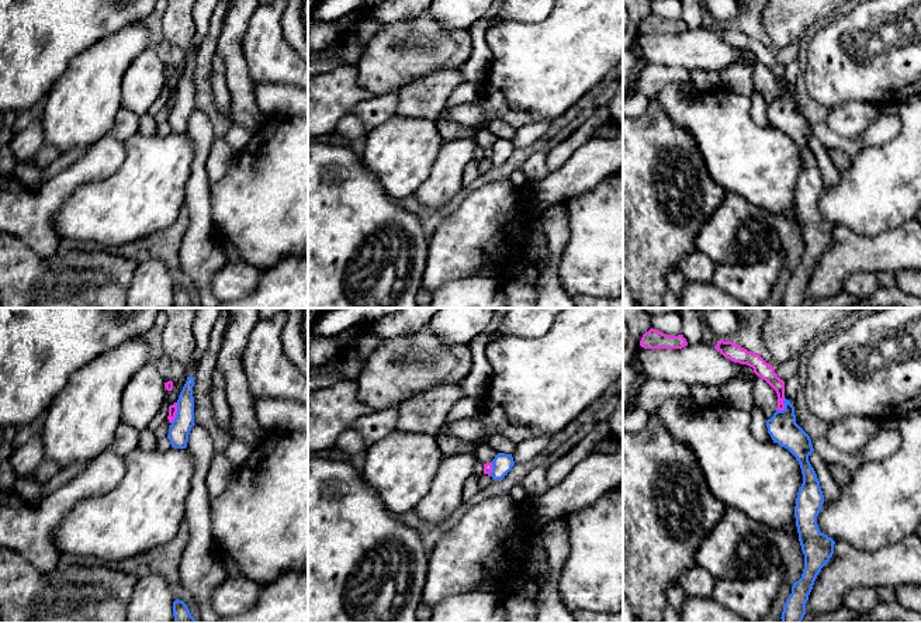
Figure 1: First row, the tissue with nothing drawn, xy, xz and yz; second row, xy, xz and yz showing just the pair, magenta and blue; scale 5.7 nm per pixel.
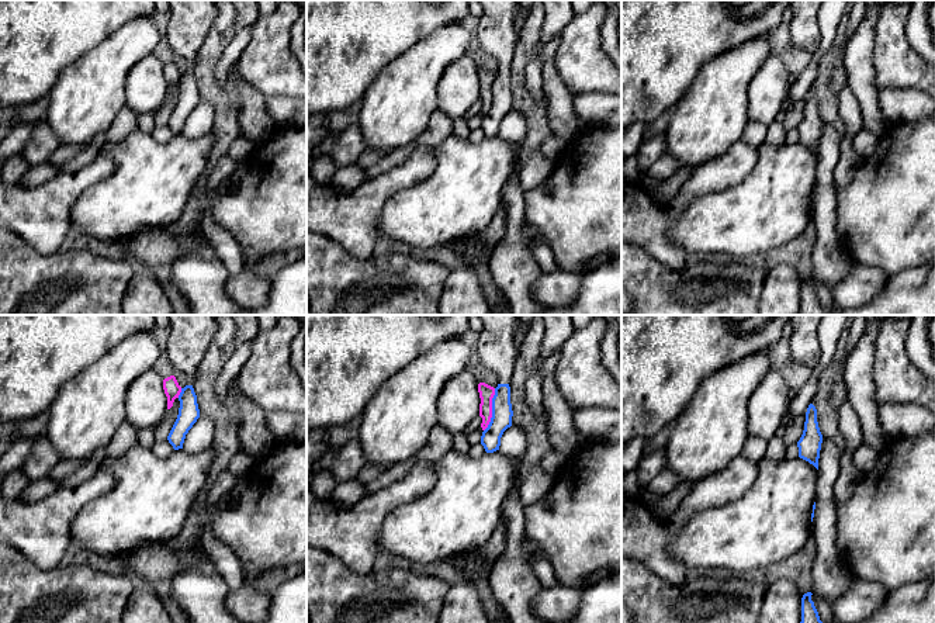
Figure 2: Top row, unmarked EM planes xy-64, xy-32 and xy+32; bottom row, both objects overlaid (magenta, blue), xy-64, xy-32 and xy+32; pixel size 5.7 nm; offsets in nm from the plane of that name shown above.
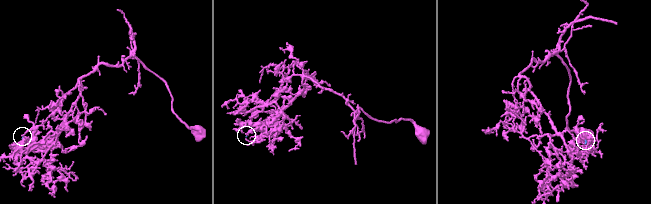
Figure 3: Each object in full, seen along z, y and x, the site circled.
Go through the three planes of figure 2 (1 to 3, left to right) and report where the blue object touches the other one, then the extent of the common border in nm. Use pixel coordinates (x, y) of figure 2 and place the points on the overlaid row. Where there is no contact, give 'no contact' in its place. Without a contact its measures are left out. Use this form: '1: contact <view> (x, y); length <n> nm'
1: contact xy-64 (180, 391); length 60 nm
2: contact xy-32 (491, 409); length 260 nm
3: no contact

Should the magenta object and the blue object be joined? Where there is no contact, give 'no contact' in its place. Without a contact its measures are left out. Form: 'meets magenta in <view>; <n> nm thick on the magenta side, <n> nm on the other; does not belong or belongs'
meets magenta in xy; 50 nm thick on the magenta side, 120 nm on the other; does not belong

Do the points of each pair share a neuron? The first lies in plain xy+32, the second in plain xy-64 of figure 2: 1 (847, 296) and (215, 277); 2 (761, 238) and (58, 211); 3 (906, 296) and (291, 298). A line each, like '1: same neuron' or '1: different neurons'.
1: different neurons
2: different neurons
3: same neuron

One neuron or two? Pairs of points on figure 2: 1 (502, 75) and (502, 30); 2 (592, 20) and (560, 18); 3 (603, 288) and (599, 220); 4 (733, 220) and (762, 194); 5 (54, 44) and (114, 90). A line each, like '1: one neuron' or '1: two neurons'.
1: one neuron
2: two neurons
3: two neurons
4: one neuron
5: two neurons

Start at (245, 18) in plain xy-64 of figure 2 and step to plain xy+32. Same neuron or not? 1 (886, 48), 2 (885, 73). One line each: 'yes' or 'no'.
1: no
2: no

